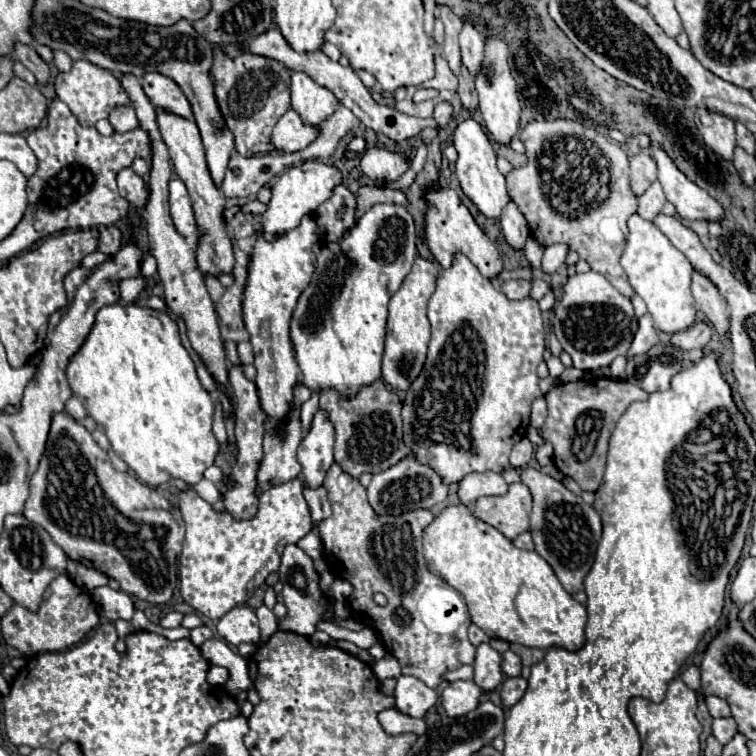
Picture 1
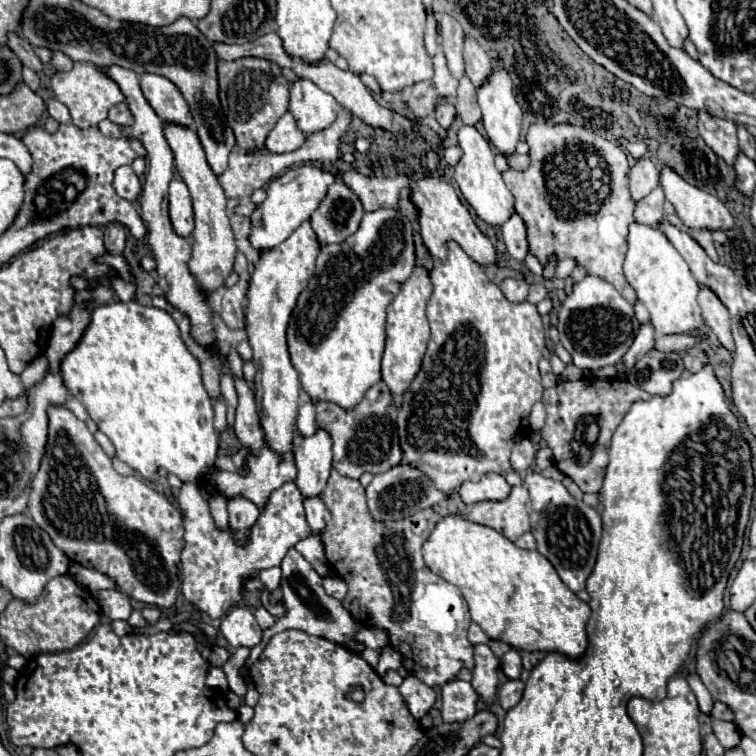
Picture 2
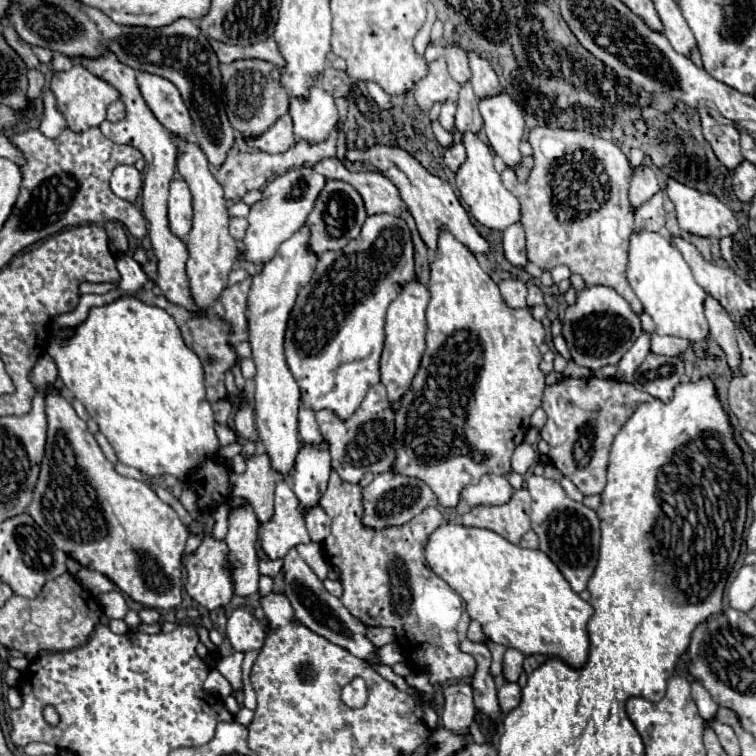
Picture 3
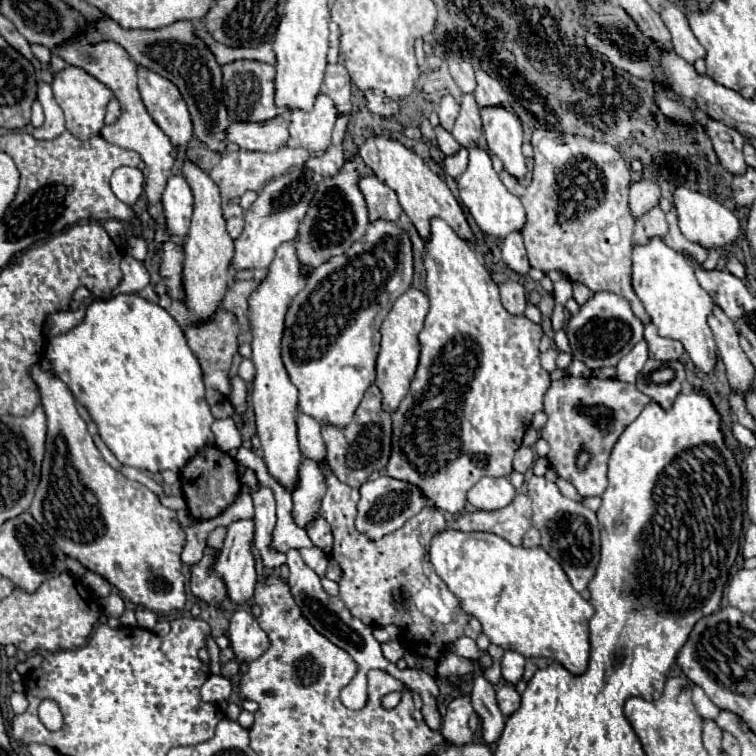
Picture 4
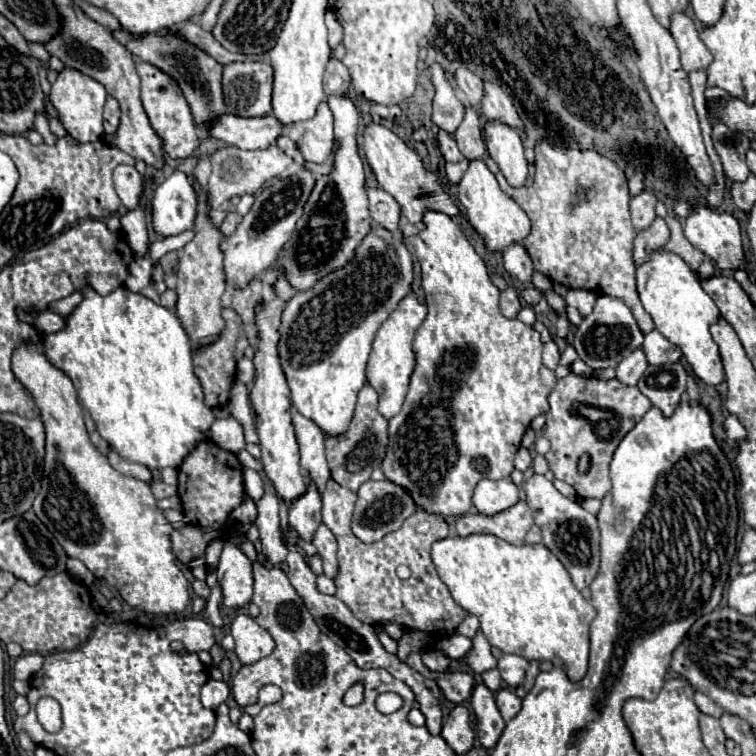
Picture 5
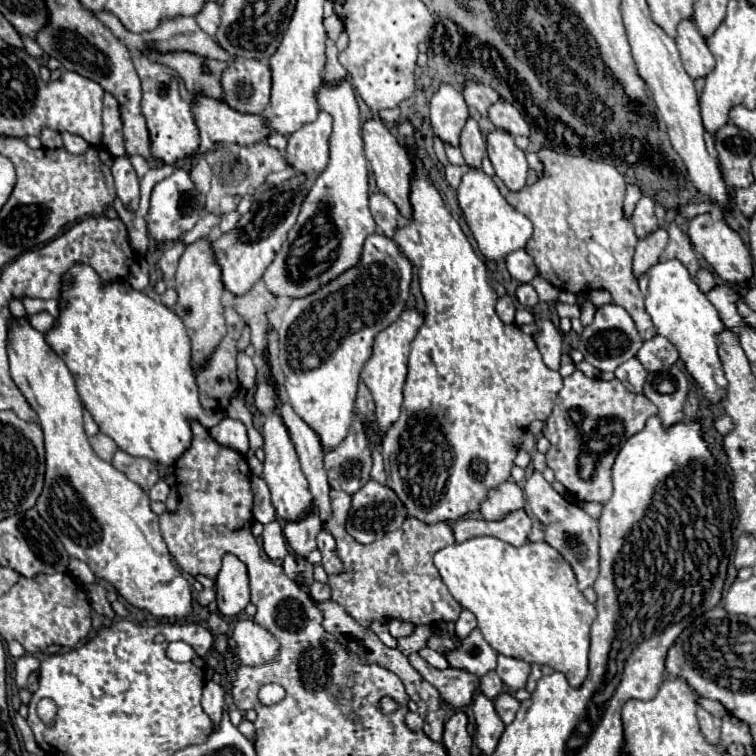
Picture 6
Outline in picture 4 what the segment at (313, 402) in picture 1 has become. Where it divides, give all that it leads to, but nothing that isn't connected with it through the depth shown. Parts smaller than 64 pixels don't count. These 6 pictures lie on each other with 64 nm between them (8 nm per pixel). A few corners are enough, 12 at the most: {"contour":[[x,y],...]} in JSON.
{"contour":[[298,412],[298,442],[302,454],[324,460],[326,446],[320,424]]}

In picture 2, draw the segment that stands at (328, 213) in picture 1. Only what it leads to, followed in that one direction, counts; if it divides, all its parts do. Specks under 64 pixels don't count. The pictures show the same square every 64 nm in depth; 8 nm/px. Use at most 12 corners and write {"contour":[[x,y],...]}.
{"contour":[[336,180],[310,216],[320,244],[356,232],[364,208]]}

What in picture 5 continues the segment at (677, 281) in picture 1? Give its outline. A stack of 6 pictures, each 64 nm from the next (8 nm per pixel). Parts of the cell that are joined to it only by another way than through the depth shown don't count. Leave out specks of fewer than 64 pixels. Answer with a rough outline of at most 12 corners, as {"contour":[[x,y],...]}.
{"contour":[[658,248],[636,262],[640,300],[698,378],[724,368],[720,312],[698,274]]}

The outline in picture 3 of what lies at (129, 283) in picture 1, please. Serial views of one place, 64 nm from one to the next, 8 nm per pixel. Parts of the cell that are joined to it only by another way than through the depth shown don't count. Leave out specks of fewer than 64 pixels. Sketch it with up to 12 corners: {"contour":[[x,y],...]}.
{"contour":[[82,284],[80,294],[106,294],[118,284]]}

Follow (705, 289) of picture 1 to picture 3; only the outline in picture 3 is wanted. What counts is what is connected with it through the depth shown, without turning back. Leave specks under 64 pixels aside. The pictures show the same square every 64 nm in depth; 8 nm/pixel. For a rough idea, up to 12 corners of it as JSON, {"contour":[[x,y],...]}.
{"contour":[[706,296],[712,338],[726,352],[732,372],[740,364],[734,324],[722,304]]}

